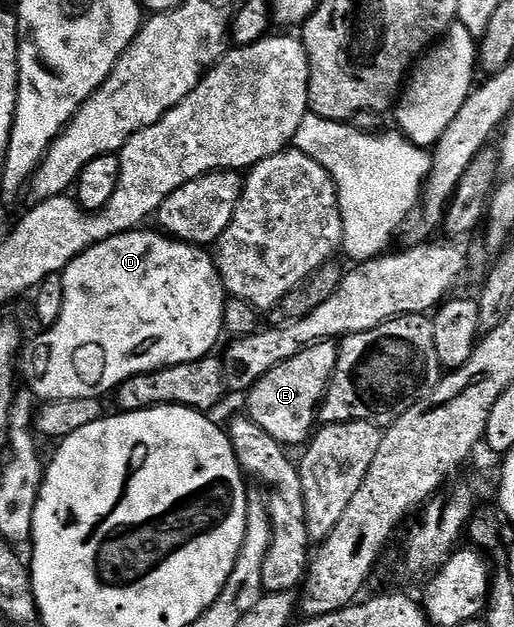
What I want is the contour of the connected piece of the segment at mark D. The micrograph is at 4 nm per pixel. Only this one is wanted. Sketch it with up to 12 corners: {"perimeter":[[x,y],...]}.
{"perimeter":[[127,231],[61,272],[21,351],[39,401],[208,358],[215,260]]}

